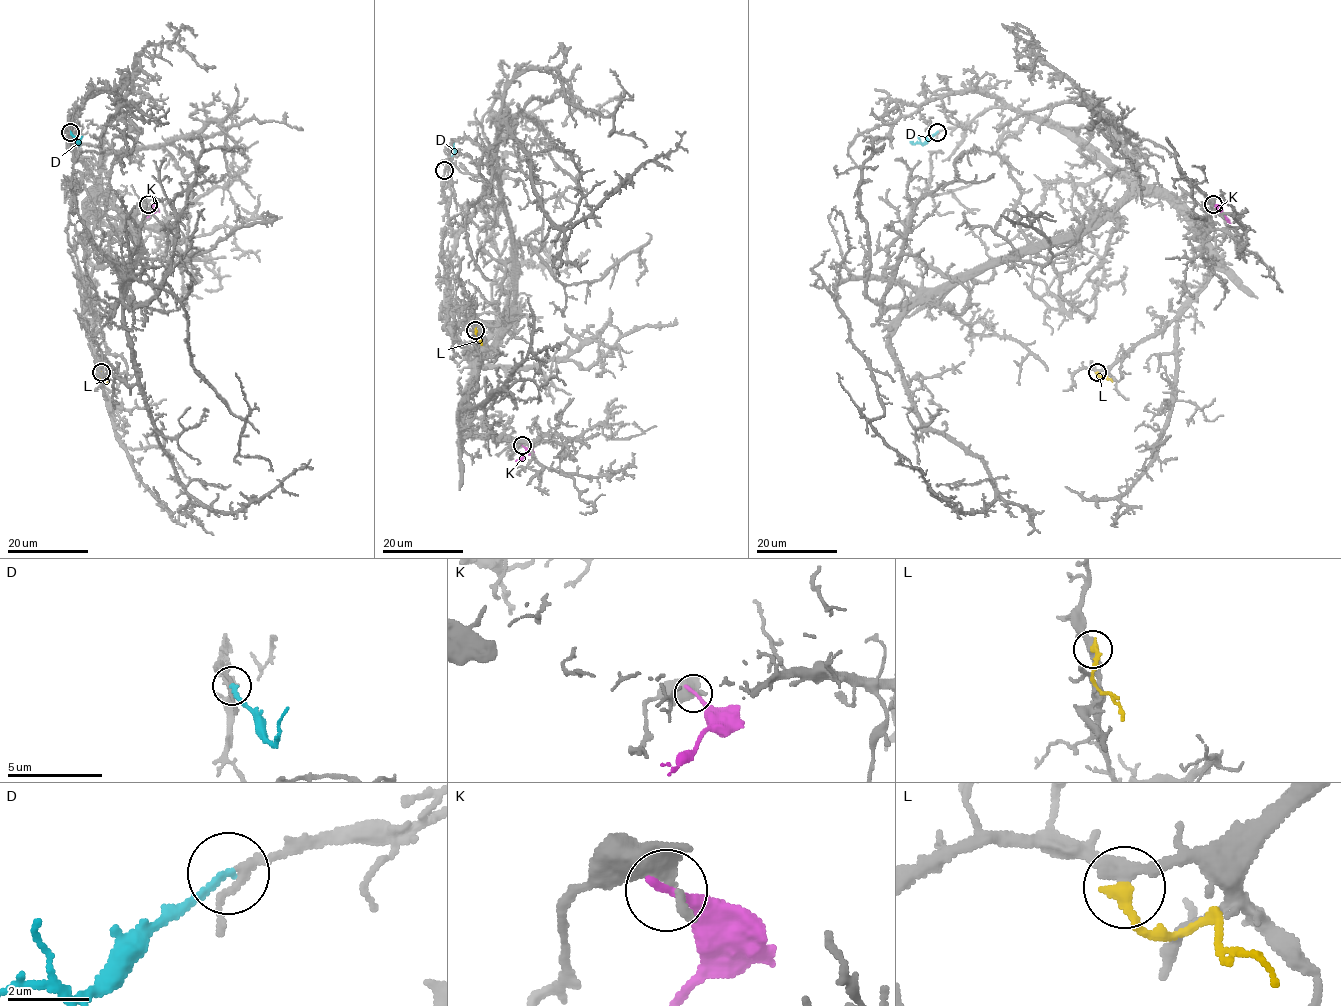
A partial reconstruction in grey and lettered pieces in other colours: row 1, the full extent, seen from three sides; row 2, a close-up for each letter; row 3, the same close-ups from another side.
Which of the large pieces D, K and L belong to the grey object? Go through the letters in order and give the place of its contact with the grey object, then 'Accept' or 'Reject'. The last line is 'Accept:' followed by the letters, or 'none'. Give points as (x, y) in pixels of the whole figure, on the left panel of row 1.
D: Touches grey at (70, 132). Accept
K: Touches grey at (148, 204). Reject
L: Touches grey at (101, 372). Reject
Accept: D

